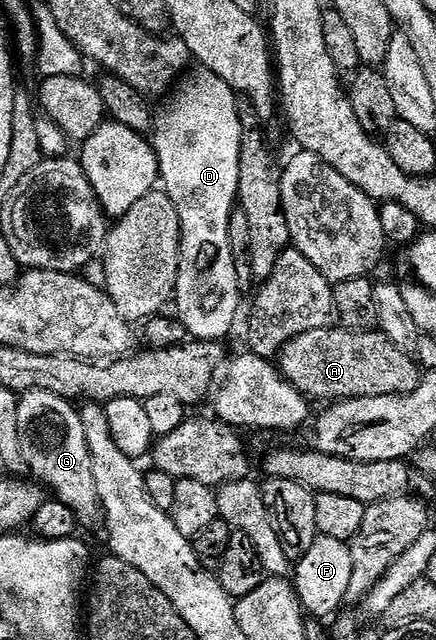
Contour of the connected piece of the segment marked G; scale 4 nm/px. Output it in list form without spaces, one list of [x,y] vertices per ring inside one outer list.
[[[25,391],[19,395],[17,409],[17,433],[21,439],[21,453],[25,453],[25,461],[29,465],[31,475],[44,488],[51,487],[50,494],[60,499],[79,518],[80,524],[87,525],[101,515],[101,504],[97,493],[97,481],[93,477],[93,461],[89,453],[89,441],[85,439],[85,425],[81,425],[80,408],[70,399],[62,399],[48,391]]]

